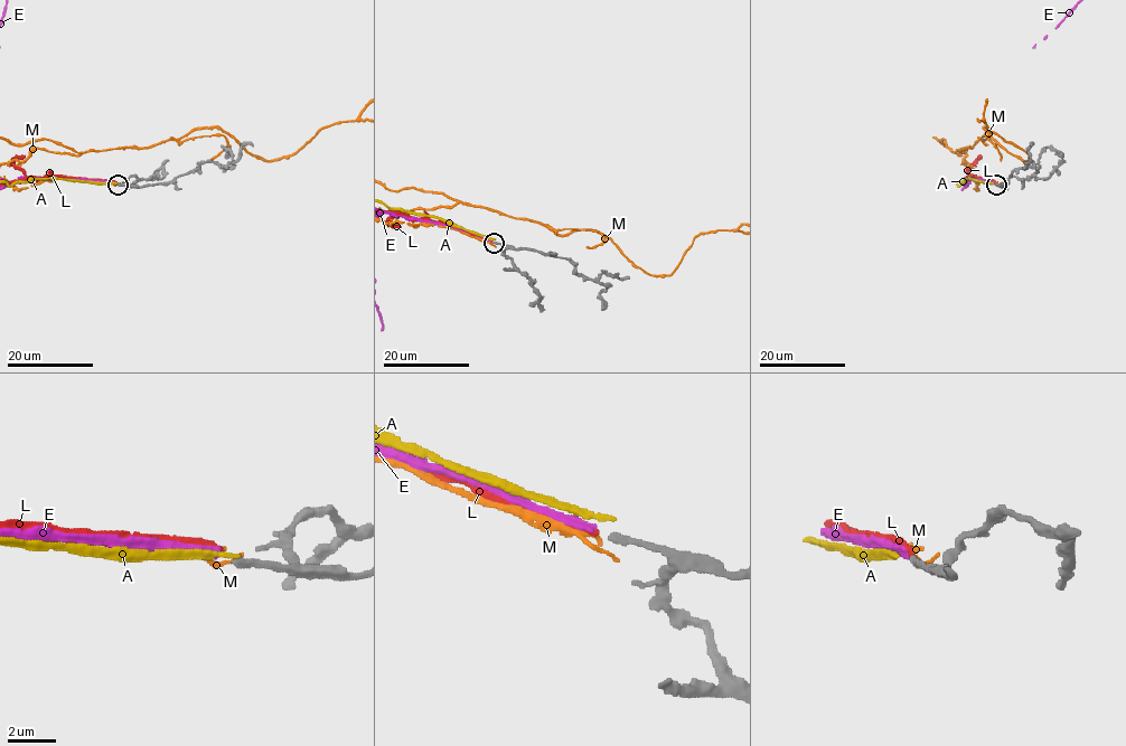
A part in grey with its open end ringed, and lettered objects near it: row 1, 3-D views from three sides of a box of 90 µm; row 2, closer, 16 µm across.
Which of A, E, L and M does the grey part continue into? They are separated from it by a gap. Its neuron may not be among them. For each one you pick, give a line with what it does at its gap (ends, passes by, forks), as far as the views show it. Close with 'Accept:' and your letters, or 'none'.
Accept: none

